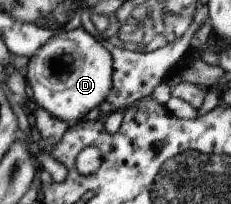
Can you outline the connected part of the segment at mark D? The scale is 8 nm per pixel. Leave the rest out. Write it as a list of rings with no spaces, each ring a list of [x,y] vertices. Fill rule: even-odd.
[[[80,26],[75,30],[52,36],[34,52],[34,55],[29,57],[23,72],[30,89],[29,93],[33,94],[38,107],[46,110],[52,117],[65,121],[70,127],[84,120],[86,113],[107,99],[113,84],[113,59],[99,37],[94,32],[87,32],[83,26]]]

